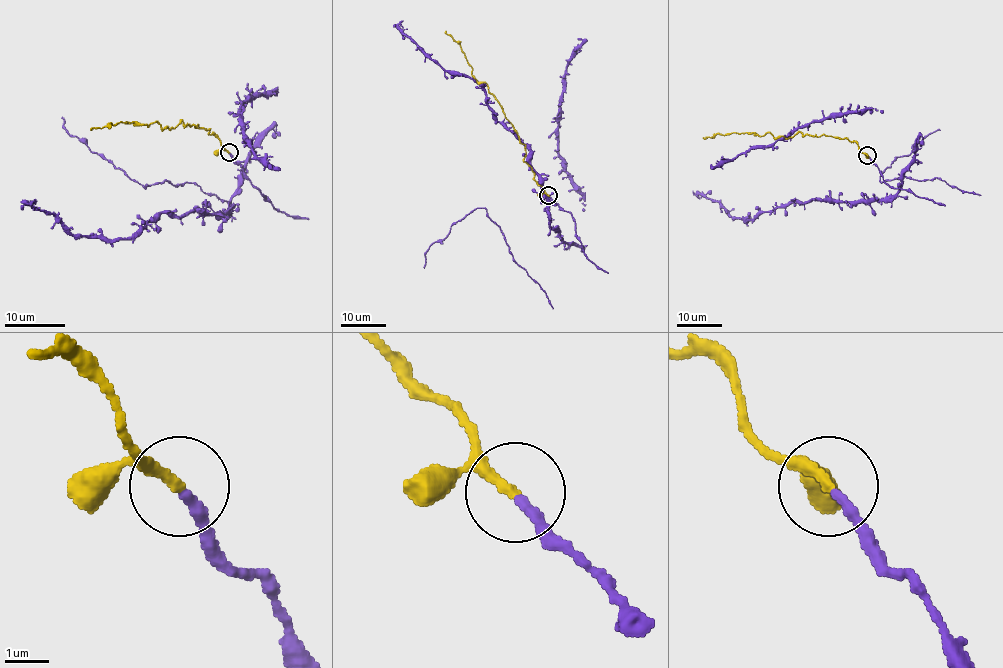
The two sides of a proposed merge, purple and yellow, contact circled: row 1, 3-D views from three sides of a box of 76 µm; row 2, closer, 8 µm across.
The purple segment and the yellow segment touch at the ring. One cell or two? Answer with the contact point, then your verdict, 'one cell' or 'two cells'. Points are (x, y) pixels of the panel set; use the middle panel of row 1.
place (548, 195); one cell

